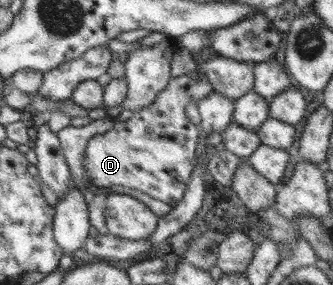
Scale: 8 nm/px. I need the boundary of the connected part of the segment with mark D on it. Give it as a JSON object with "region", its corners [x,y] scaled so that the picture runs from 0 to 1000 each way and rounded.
{"region":[[[598,246],[556,260],[544,270],[514,270],[505,298],[471,330],[465,358],[441,379],[399,389],[399,407],[378,425],[342,425],[342,449],[327,463],[288,470],[267,488],[252,533],[249,575],[267,632],[282,653],[330,660],[336,653],[375,653],[417,667],[453,695],[498,709],[517,726],[532,716],[562,667],[583,572],[589,561],[589,512],[595,509],[598,446],[562,414],[556,379],[568,361],[592,365],[610,337],[640,319],[619,260]]]}

